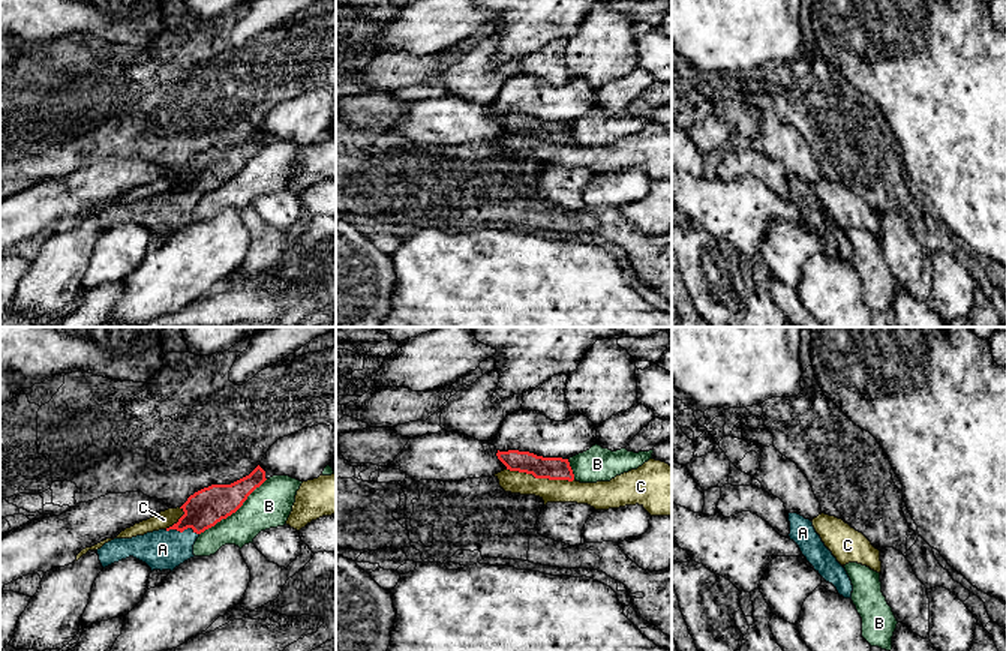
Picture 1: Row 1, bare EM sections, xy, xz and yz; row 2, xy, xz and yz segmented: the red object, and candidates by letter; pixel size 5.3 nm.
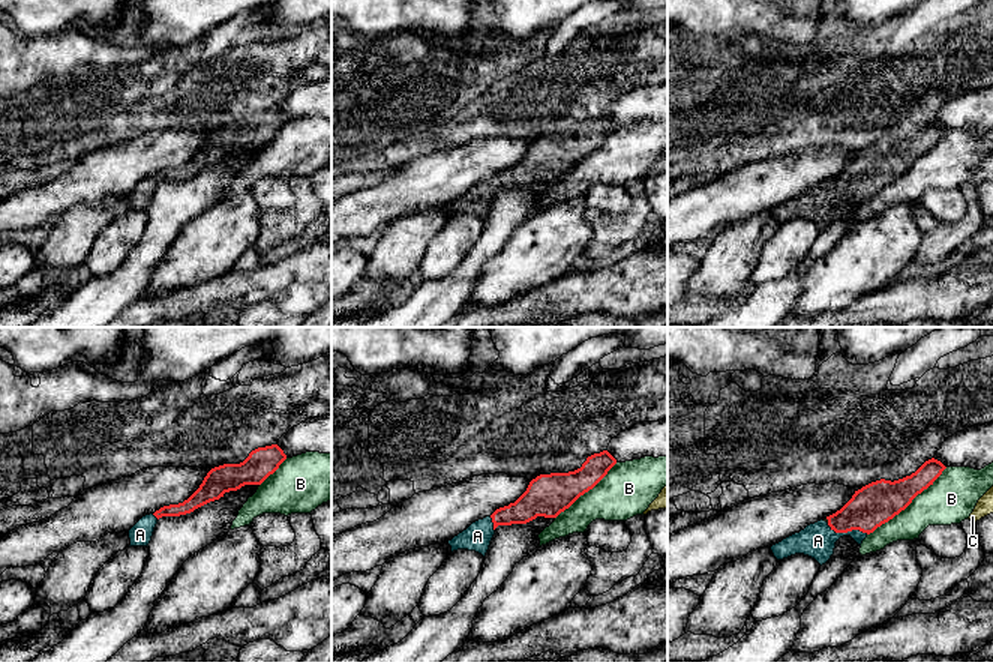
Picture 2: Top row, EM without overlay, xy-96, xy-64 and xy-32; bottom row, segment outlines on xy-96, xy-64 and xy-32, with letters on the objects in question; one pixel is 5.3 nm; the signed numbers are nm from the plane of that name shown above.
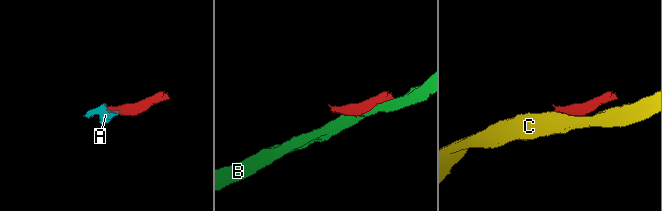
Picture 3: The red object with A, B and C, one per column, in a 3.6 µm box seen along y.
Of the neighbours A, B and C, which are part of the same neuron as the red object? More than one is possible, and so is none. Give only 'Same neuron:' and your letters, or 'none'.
Same neuron: A

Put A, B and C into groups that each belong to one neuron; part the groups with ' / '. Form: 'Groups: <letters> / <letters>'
Groups: A / B / C

